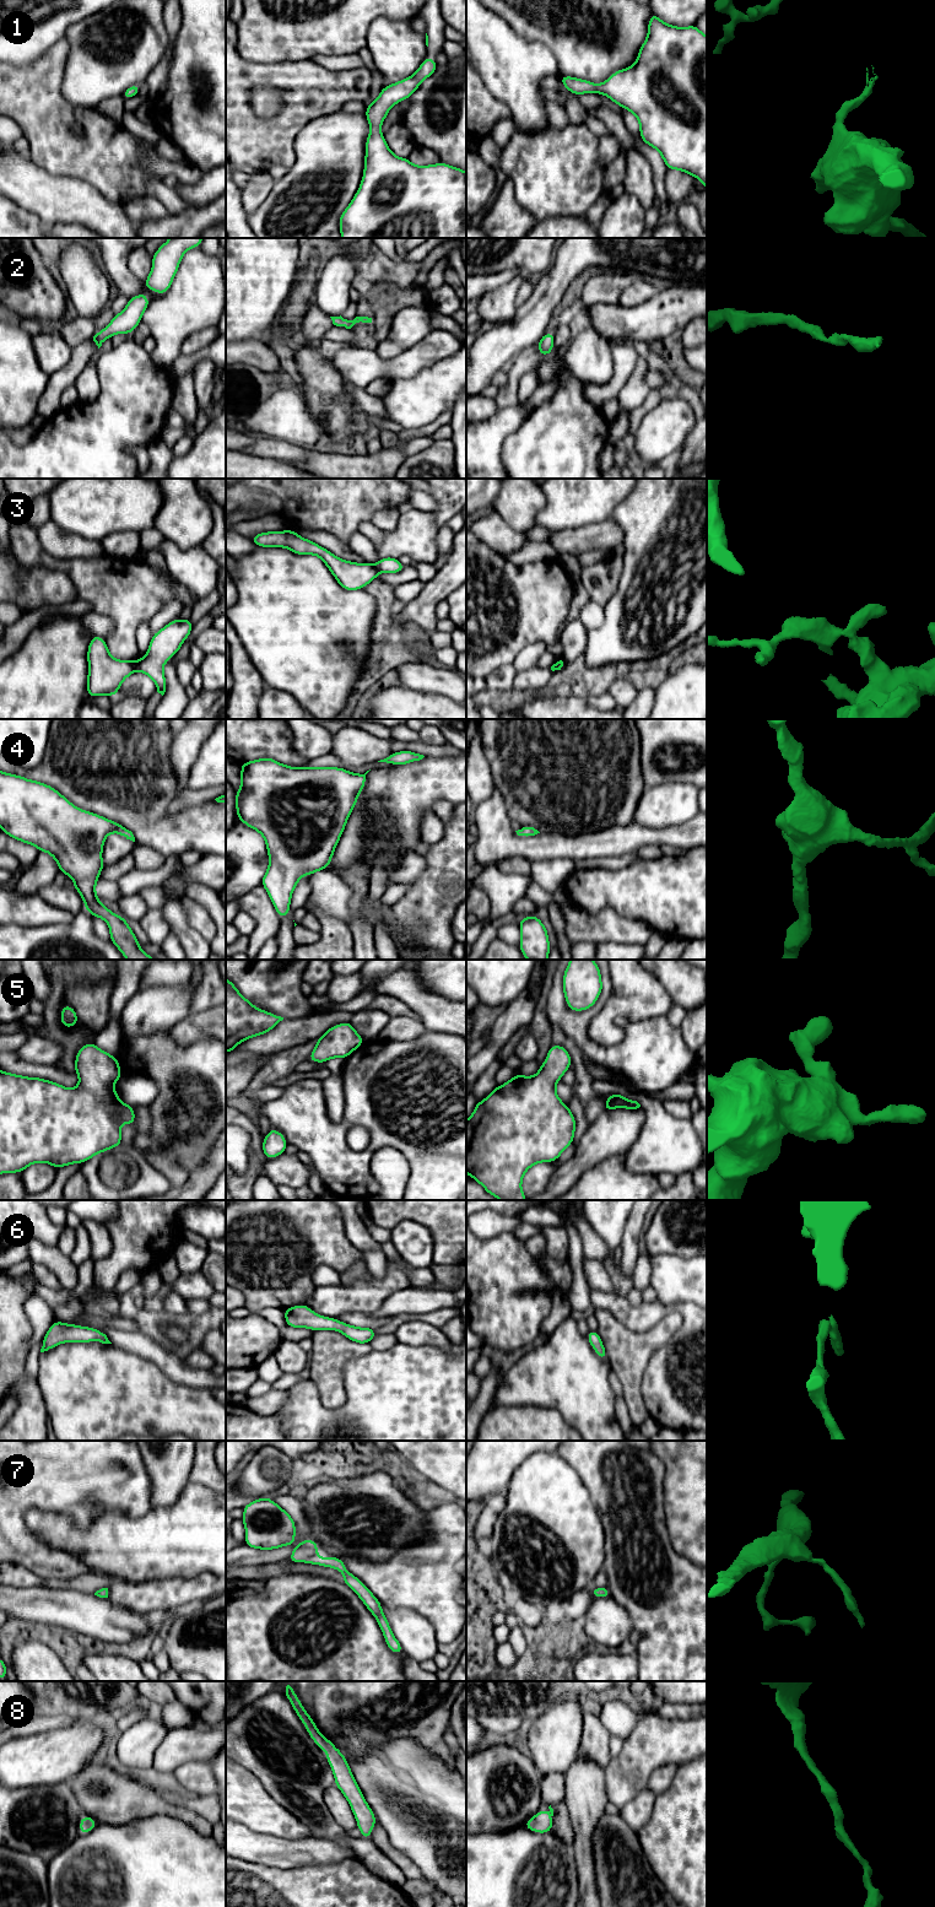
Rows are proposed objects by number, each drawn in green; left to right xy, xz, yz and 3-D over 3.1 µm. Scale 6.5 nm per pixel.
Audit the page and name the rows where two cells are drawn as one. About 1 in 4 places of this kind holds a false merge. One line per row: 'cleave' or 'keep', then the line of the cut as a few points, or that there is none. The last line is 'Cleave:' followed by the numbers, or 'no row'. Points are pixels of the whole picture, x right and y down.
1: keep; cut none
2: keep; cut none
3: cleave; cut xy (138, 662), (135, 669)
4: keep; cut none
5: keep; cut none
6: keep; cut none
7: keep; cut none
8: keep; cut none
Cleave: 3

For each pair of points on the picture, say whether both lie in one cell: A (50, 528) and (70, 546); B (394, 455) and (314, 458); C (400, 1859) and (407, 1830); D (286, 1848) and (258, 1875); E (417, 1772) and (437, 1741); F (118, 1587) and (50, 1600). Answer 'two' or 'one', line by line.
A: one
B: one
C: two
D: two
E: two
F: two

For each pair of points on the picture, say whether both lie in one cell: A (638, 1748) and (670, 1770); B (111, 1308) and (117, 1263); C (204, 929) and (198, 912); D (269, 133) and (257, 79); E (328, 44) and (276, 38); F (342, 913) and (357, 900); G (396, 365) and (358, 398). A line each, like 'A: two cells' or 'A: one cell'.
A: two cells
B: two cells
C: one cell
D: one cell
E: one cell
F: two cells
G: two cells

